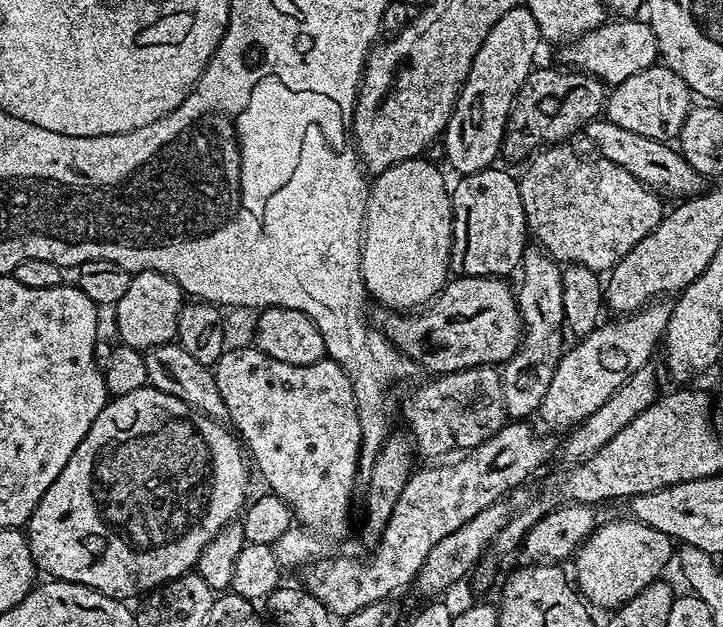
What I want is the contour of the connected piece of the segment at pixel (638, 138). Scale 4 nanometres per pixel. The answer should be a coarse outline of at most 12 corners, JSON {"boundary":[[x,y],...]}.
{"boundary":[[607,118],[582,136],[603,159],[657,194],[691,198],[705,187],[671,143]]}

